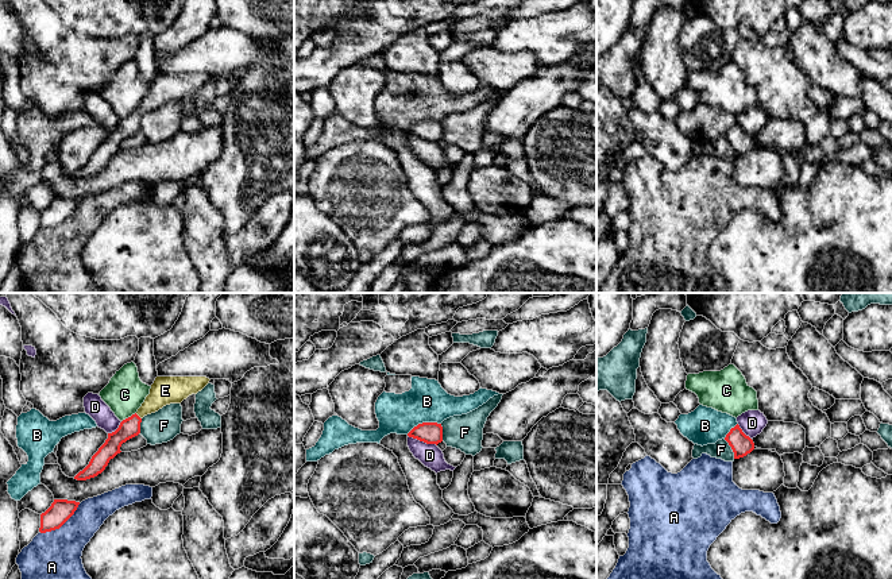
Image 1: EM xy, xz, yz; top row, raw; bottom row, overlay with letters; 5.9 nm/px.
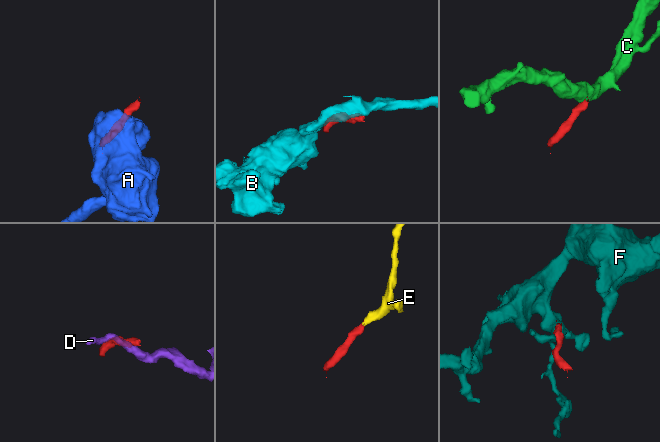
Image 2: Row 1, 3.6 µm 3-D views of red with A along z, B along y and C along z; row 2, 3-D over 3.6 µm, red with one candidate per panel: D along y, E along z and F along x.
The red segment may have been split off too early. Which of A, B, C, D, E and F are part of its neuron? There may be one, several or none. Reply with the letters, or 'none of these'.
E

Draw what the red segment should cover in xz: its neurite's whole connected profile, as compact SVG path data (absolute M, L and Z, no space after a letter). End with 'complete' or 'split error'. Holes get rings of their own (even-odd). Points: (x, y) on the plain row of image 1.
M422 120L414 124L409 131L409 135L417 136L426 142L439 142L443 139L443 124L437 120Z; complete

